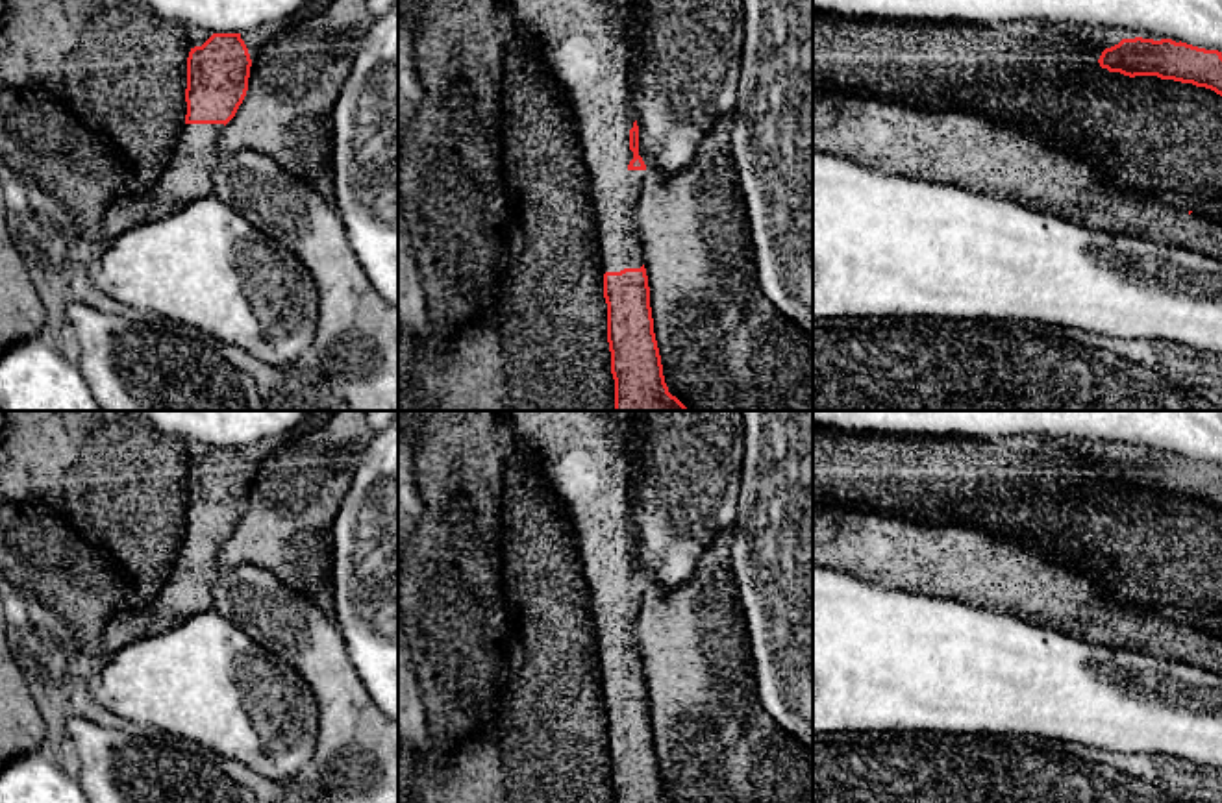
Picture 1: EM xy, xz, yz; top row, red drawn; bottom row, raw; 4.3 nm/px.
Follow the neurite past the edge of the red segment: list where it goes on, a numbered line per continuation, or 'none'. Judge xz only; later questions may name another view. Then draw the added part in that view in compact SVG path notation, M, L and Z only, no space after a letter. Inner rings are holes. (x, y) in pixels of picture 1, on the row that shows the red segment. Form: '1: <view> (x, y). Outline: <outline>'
1: xz (586, 45). Outline: M511 0L517 39L530 44L554 76L578 128L581 159L598 220L600 270L641 268L644 252L635 224L646 170L630 170L630 130L637 120L631 100L630 0Z

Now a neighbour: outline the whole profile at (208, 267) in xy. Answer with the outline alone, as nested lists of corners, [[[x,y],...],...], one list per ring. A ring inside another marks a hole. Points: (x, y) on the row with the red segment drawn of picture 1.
[[[213,192],[109,241],[89,278],[122,305],[206,331],[267,364],[296,363],[317,335],[311,272]]]

